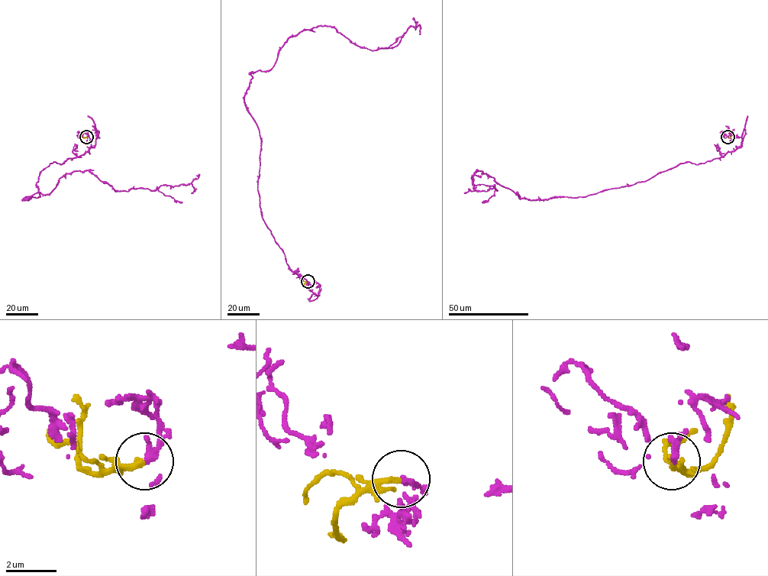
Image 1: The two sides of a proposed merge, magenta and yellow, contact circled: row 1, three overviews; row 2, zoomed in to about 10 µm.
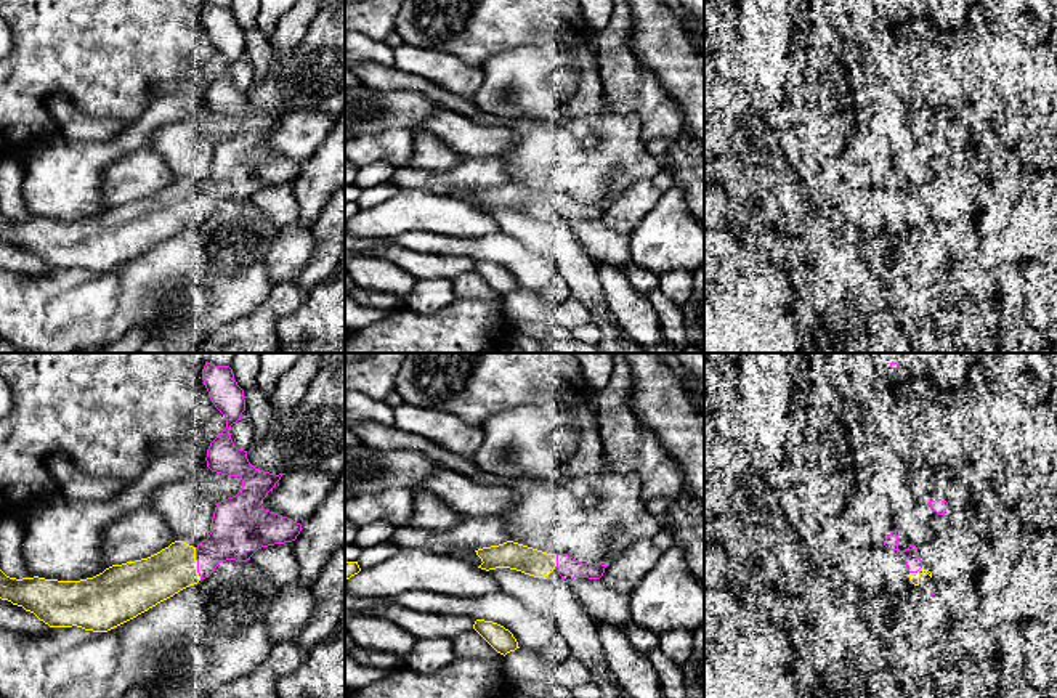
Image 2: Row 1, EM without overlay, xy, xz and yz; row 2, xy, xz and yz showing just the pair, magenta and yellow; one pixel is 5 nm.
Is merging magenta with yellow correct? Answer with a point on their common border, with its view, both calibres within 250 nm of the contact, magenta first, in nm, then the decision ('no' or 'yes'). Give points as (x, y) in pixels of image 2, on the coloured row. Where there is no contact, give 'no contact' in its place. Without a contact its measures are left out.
xy (198, 564) | 260/240 nm | yes

